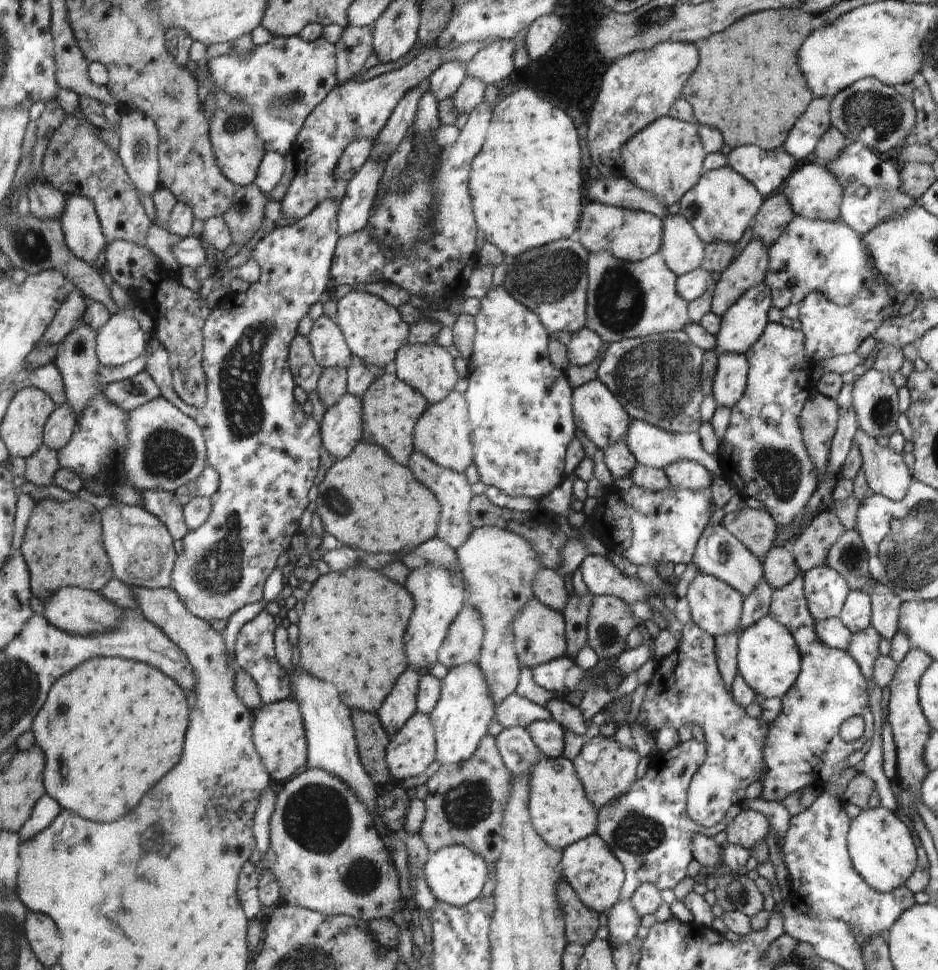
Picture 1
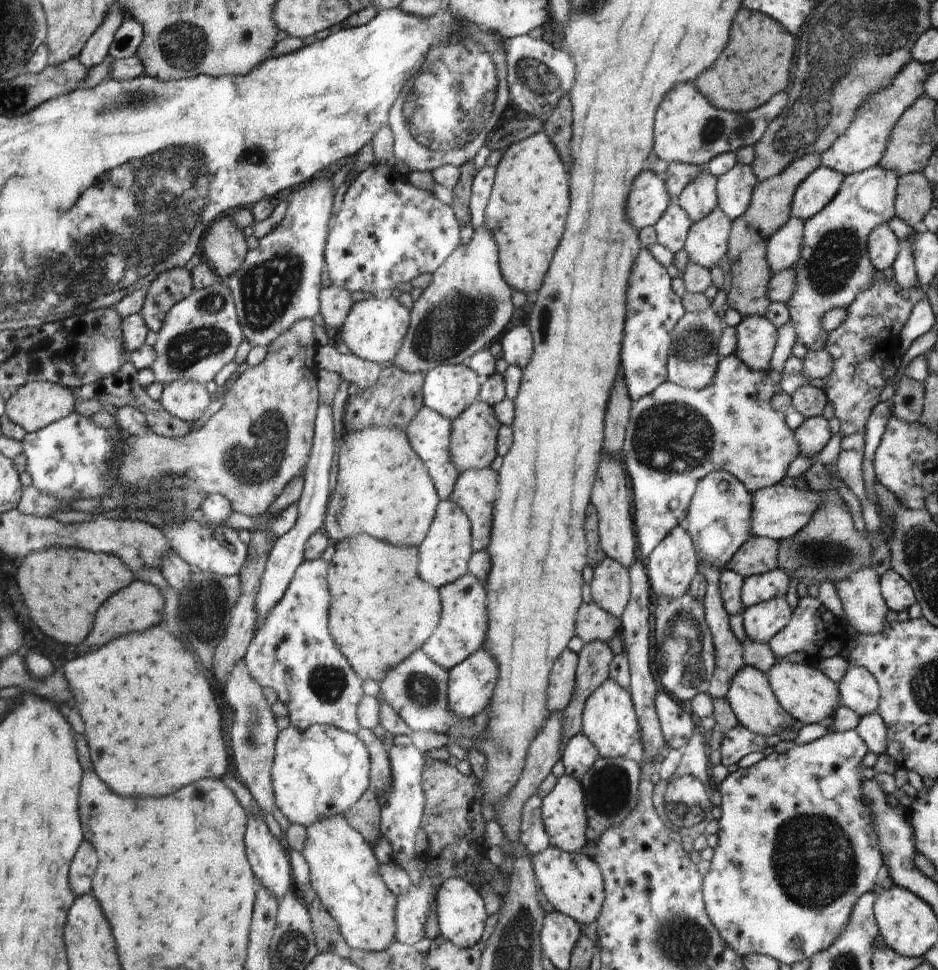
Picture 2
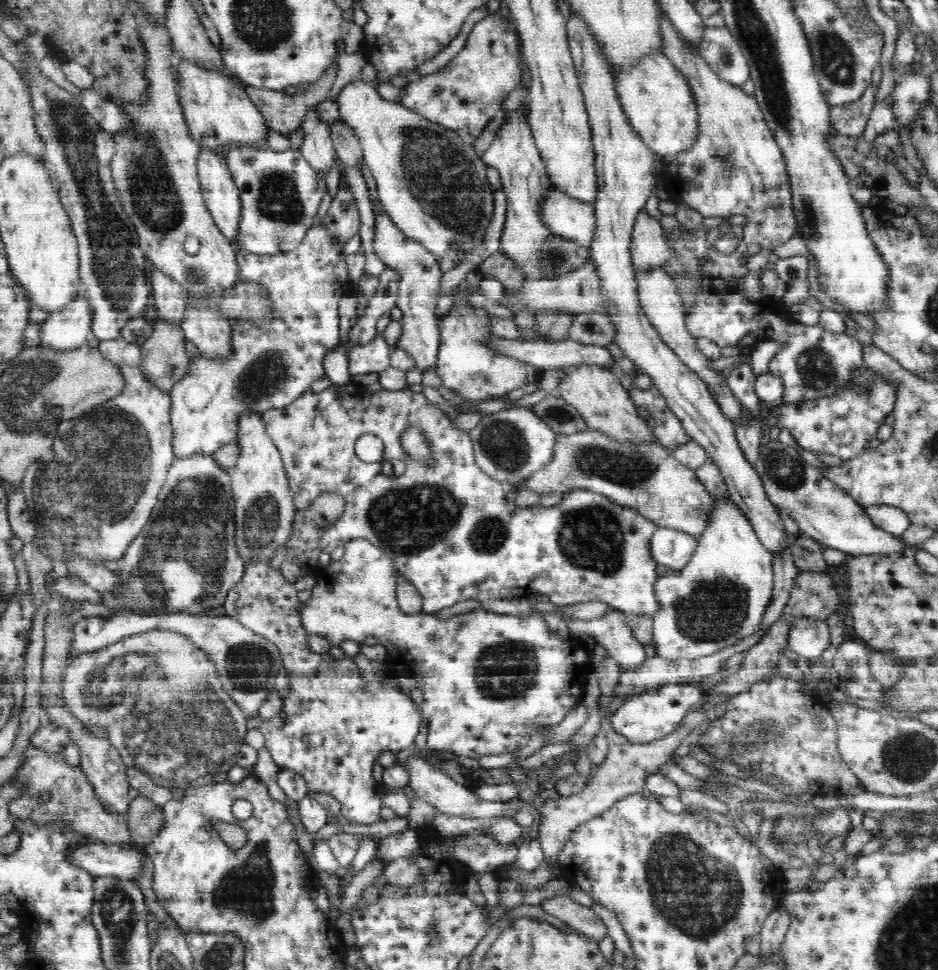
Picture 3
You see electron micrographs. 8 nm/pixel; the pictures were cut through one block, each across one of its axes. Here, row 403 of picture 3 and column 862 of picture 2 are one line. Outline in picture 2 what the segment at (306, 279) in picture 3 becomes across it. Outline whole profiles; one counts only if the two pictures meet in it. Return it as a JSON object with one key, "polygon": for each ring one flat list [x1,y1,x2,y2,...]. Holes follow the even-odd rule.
{"polygon":[[880,164,867,168,865,171,859,173,853,173,852,175,846,175,846,188,842,188,842,196,838,196,838,200,834,200,834,204,830,204,830,208,826,208,826,212,818,212,818,216,814,215,812,219,805,221,805,247,802,248,801,258,795,264,796,273,796,292,792,295,792,298,785,304,790,312,790,318,792,324,794,324,794,332,796,332,797,340,800,344,804,344,806,350,822,350,825,348,826,340,829,338,829,332,824,330,822,326,822,318,828,310,832,308,848,308,850,304,853,304,860,292,864,292,866,288,872,286,872,280,874,280,874,274,877,270,874,268,873,261,869,257,869,236,872,234,874,228,881,224,888,223,896,215,896,198,897,198,897,186,900,182,900,178,896,172,892,170,886,170,882,168]]}

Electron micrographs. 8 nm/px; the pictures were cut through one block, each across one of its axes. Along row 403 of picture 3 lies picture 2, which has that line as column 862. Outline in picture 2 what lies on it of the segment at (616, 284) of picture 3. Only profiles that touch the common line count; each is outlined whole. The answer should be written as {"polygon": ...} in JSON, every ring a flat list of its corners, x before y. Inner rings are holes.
{"polygon":[[849,666,848,672,839,682,842,704,856,712,859,718,870,716,879,707,878,698,881,698,881,690,878,690,876,679,877,677,872,676,866,668]]}

